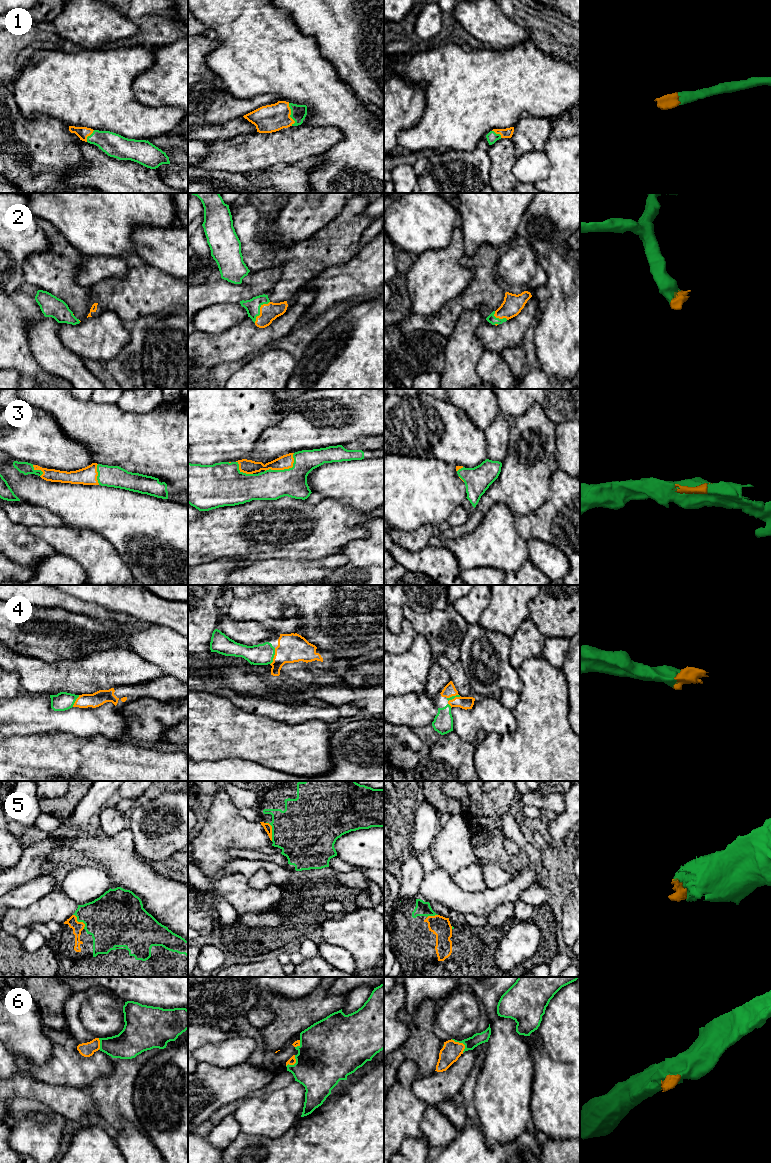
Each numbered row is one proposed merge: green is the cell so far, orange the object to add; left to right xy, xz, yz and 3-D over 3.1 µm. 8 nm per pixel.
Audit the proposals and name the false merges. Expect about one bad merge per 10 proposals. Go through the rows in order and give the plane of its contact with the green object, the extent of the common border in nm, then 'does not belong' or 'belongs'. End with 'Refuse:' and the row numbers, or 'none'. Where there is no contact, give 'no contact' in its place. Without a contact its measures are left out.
1: xz | 190 nm | belongs
2: xz | 220 nm | belongs
3: xz | 280 nm | belongs
4: xz | 140 nm | belongs
5: xz | 160 nm | belongs
6: yz | 150 nm | belongs
Refuse: none

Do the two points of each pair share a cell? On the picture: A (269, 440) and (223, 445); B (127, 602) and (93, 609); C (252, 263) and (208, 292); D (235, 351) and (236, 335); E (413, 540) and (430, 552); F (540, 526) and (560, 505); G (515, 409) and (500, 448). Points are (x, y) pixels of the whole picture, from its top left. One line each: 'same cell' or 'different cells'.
A: different cells
B: different cells
C: different cells
D: same cell
E: different cells
F: same cell
G: different cells

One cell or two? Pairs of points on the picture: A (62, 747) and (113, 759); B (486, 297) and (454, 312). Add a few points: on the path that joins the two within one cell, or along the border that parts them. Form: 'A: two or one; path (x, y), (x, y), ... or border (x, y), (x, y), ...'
A: one; path (75, 759), (100, 759)
B: one; path (478, 297), (472, 297), (462, 304)

